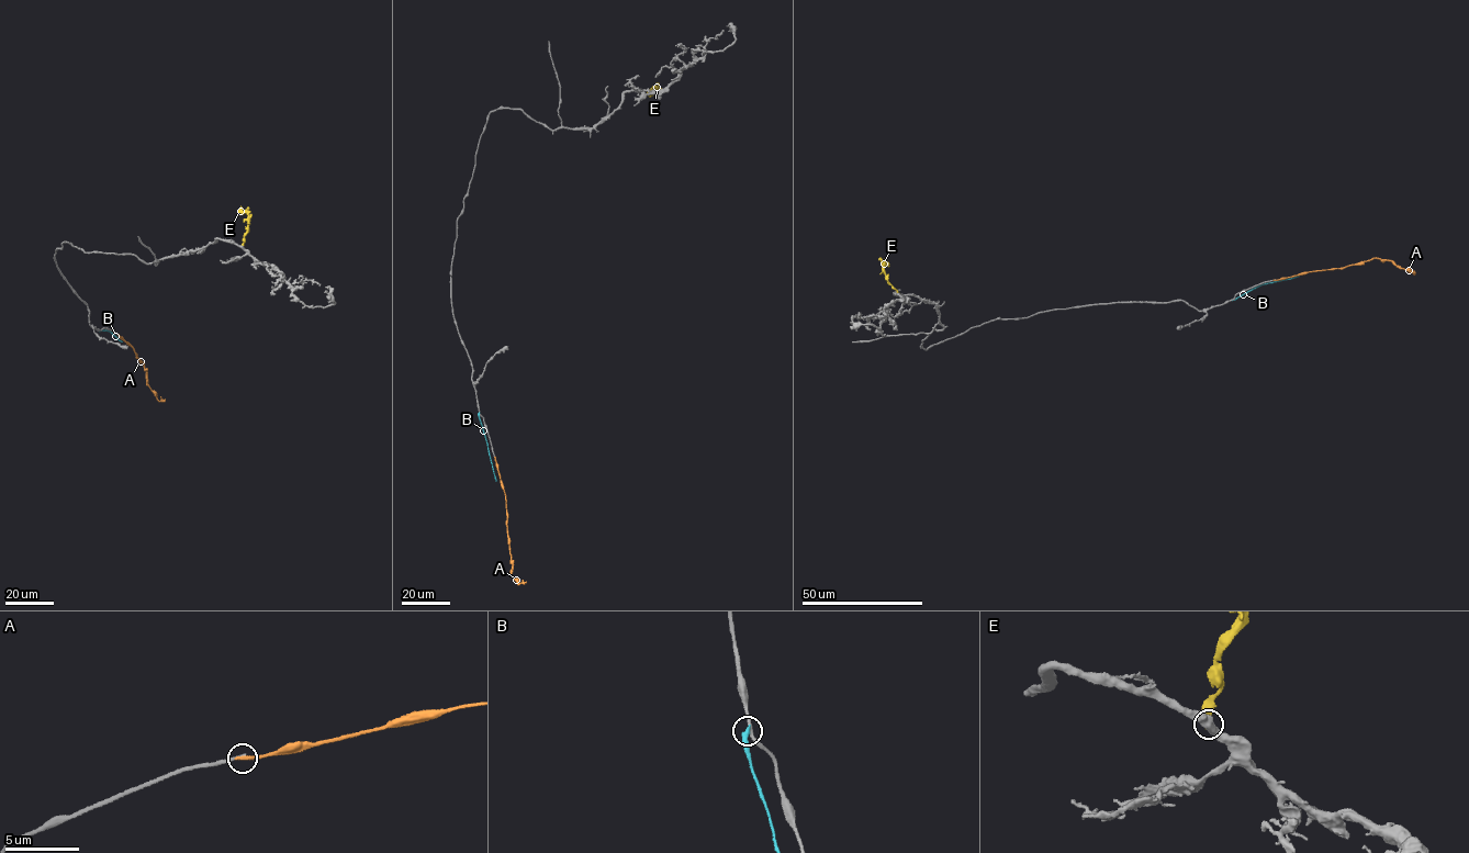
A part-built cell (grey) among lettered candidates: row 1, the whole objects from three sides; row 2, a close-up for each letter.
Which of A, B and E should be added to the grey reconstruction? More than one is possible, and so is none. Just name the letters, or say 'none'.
none

